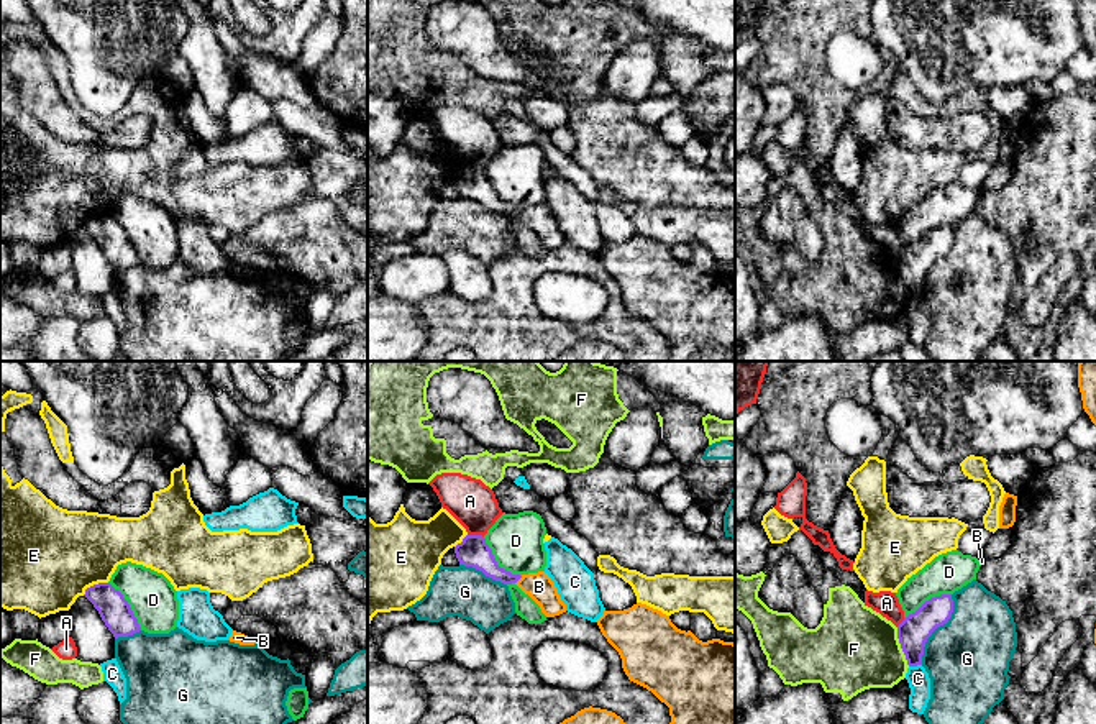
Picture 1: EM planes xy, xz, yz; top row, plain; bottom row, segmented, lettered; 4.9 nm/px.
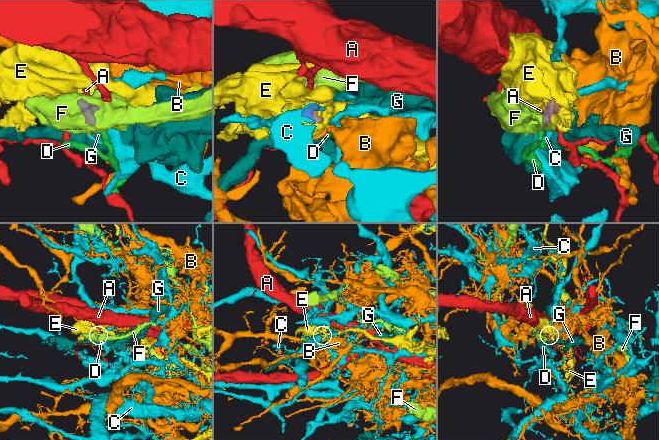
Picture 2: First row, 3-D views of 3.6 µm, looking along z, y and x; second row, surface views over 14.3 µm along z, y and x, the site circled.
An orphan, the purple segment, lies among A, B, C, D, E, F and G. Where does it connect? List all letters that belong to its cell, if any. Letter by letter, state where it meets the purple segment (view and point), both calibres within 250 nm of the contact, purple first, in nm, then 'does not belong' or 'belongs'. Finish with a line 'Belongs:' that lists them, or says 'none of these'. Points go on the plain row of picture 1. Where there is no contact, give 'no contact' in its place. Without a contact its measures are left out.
A: xz (476, 168) | 150/220 nm | does not belong
B: xz (519, 210) | 140/140 nm | belongs
C: yz (914, 297) | 160/110 nm | does not belong
D: xz (496, 194) | 150/260 nm | does not belong
E: xy (94, 217) | 150/460 nm | does not belong
F: yz (901, 279) | 160/420 nm | does not belong
G: yz (937, 258) | 160/400 nm | does not belong
Belongs: B

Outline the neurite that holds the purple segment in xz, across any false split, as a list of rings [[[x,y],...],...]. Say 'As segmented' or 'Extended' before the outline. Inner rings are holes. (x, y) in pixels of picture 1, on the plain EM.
Extended. [[[466,167],[463,174],[454,179],[454,186],[459,197],[473,199],[504,217],[515,215],[540,238],[546,250],[566,245],[566,236],[561,233],[548,205],[538,204],[520,208],[500,200],[482,167]]]

